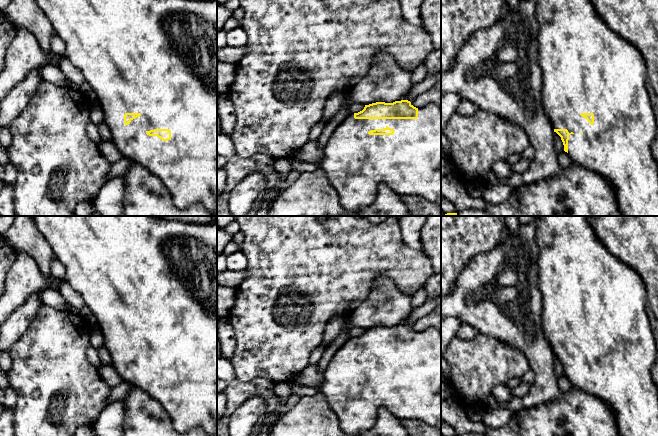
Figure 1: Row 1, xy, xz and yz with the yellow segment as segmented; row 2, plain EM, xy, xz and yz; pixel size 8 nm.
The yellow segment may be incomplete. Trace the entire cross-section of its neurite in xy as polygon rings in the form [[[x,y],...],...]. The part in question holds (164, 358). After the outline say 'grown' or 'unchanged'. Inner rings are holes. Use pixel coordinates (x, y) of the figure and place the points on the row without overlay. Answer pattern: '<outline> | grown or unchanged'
[[[32,216],[39,232],[49,243],[55,257],[59,260],[66,273],[65,281],[77,291],[83,298],[87,306],[96,319],[96,325],[100,329],[104,346],[108,349],[112,363],[111,365],[121,376],[123,381],[130,383],[148,393],[153,399],[157,400],[164,410],[169,414],[173,428],[179,433],[185,433],[194,427],[201,427],[209,436],[217,436],[217,220],[207,224],[185,223],[176,220],[163,220],[154,216]]] | grown

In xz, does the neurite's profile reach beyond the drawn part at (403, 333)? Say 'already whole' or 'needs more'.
needs more

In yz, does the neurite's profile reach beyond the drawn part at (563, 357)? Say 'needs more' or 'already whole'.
needs more

